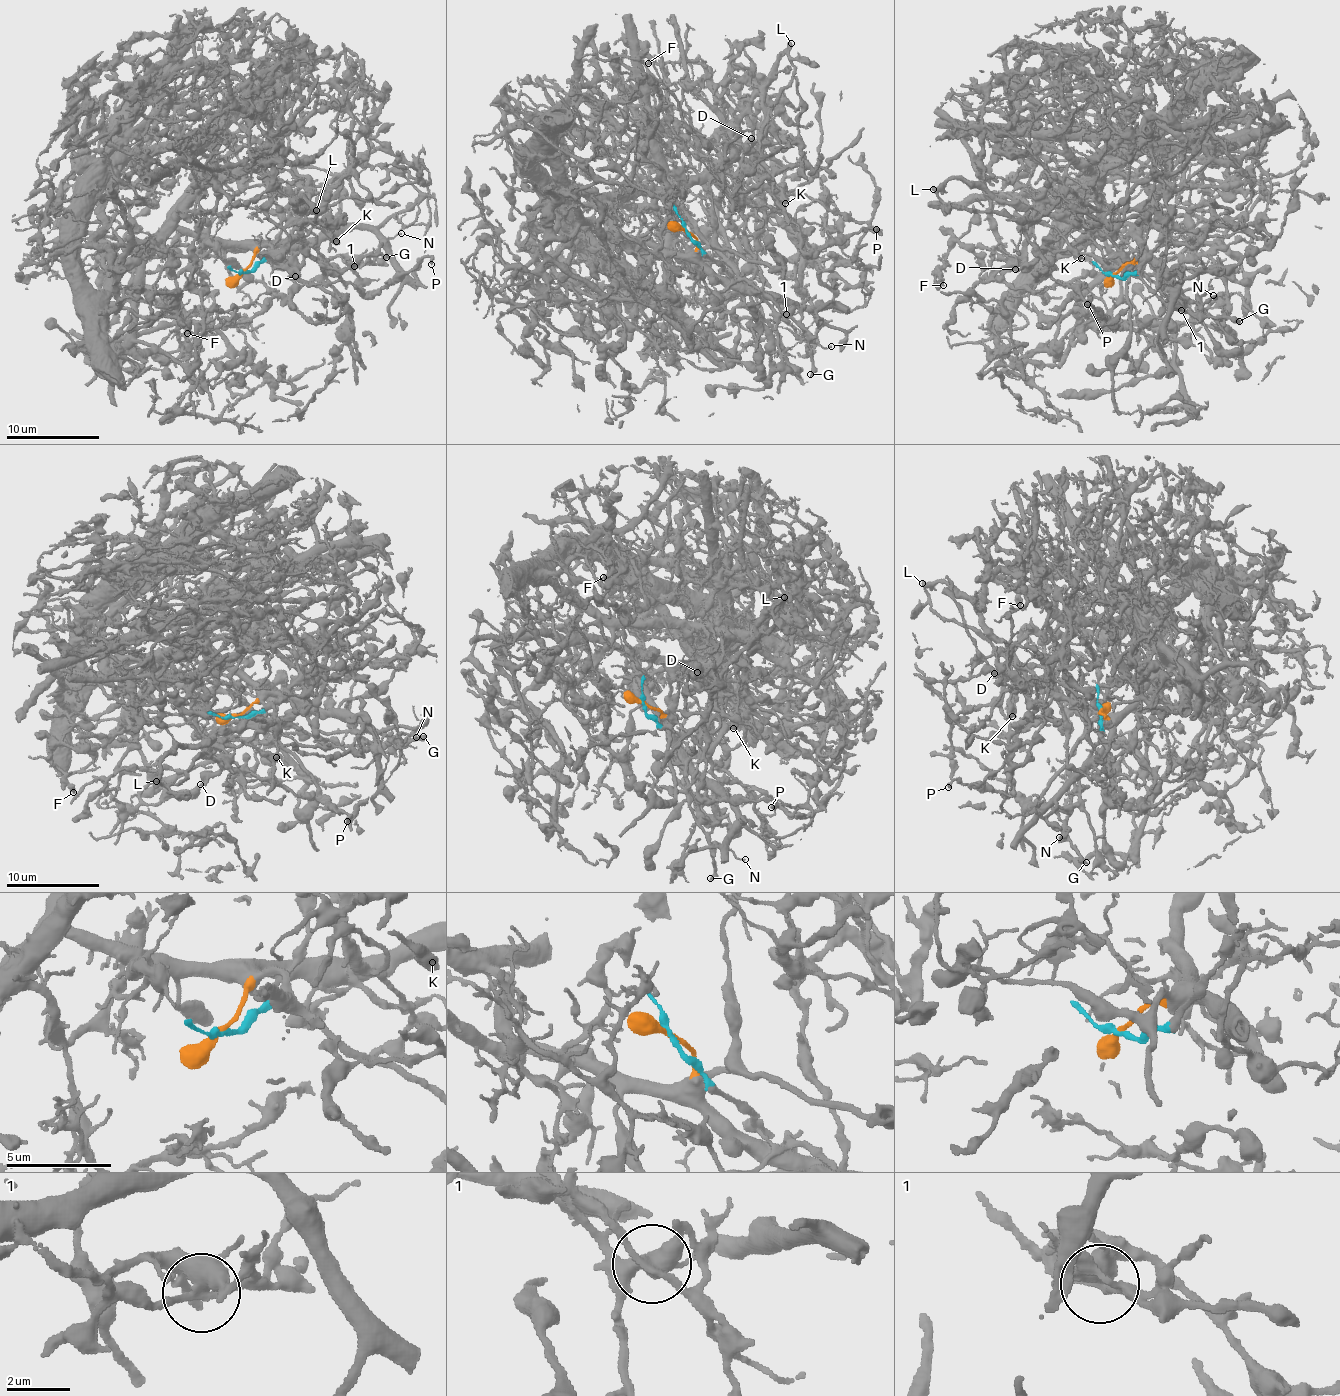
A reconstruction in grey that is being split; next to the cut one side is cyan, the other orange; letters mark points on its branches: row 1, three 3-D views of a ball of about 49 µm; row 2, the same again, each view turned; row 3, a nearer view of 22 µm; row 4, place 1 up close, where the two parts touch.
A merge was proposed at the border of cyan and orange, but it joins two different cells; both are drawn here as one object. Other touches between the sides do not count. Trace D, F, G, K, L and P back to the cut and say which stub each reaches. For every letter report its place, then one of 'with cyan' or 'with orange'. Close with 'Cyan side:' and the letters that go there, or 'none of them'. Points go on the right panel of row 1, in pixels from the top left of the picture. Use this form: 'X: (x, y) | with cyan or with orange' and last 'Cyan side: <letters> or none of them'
D: (1015, 269) | with cyan
F: (943, 285) | with orange
G: (1239, 321) | with cyan
K: (1081, 258) | with orange
L: (933, 189) | with cyan
P: (1087, 304) | with cyan
Cyan side: D, G, L, P

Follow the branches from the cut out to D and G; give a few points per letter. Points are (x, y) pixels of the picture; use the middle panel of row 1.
D: (687, 231), (722, 269), (750, 280), (764, 216), (767, 118), (758, 157), (751, 138)
G: (687, 231), (722, 269), (750, 280), (761, 183), (742, 211), (742, 242), (762, 288), (805, 333), (809, 375)

